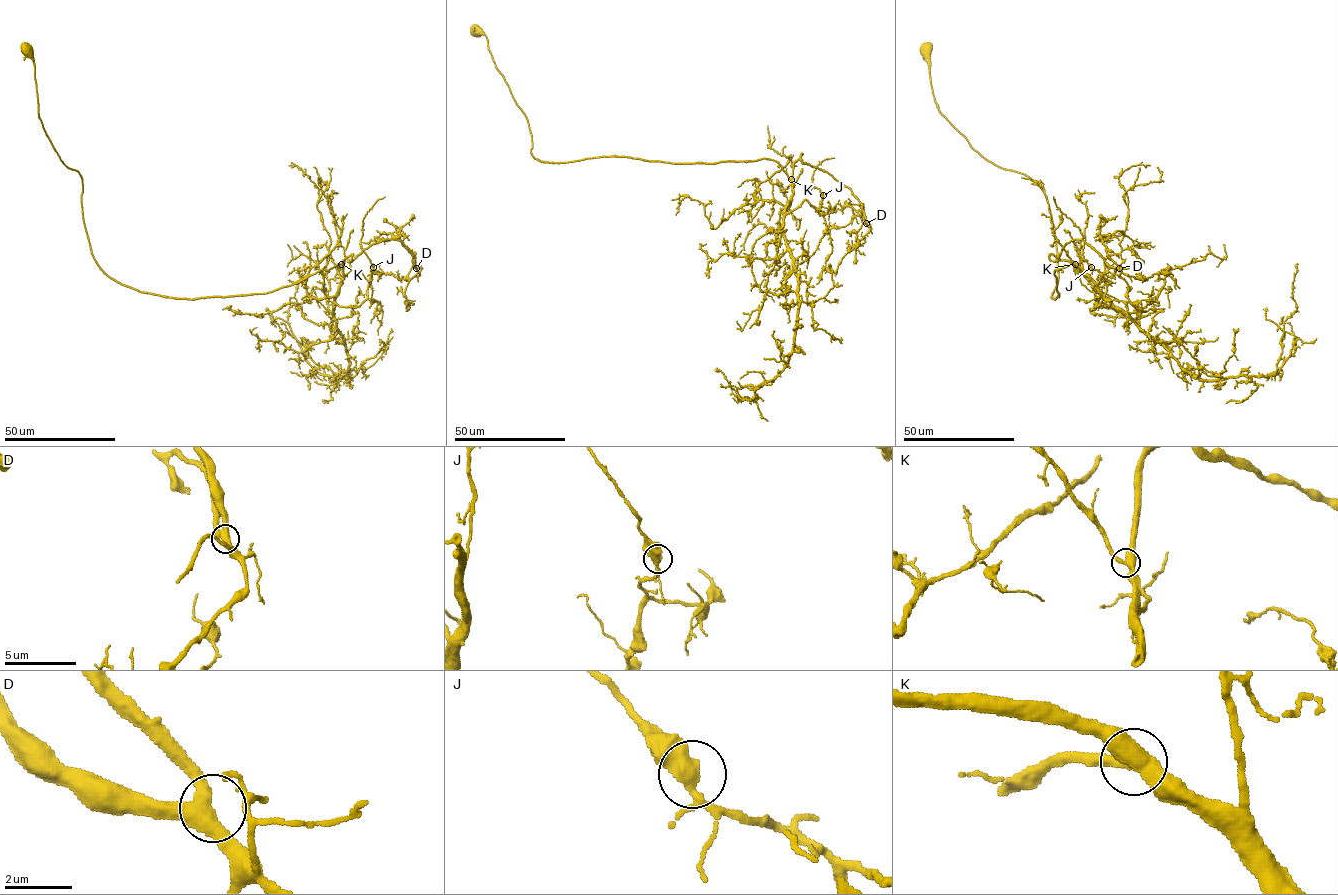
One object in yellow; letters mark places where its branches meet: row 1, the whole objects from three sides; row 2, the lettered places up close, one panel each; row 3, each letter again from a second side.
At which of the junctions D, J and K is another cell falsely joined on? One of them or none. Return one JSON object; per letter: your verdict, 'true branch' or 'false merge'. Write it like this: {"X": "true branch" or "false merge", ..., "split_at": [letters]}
{"D": "true branch", "J": "true branch", "K": "true branch", "split_at": []}

